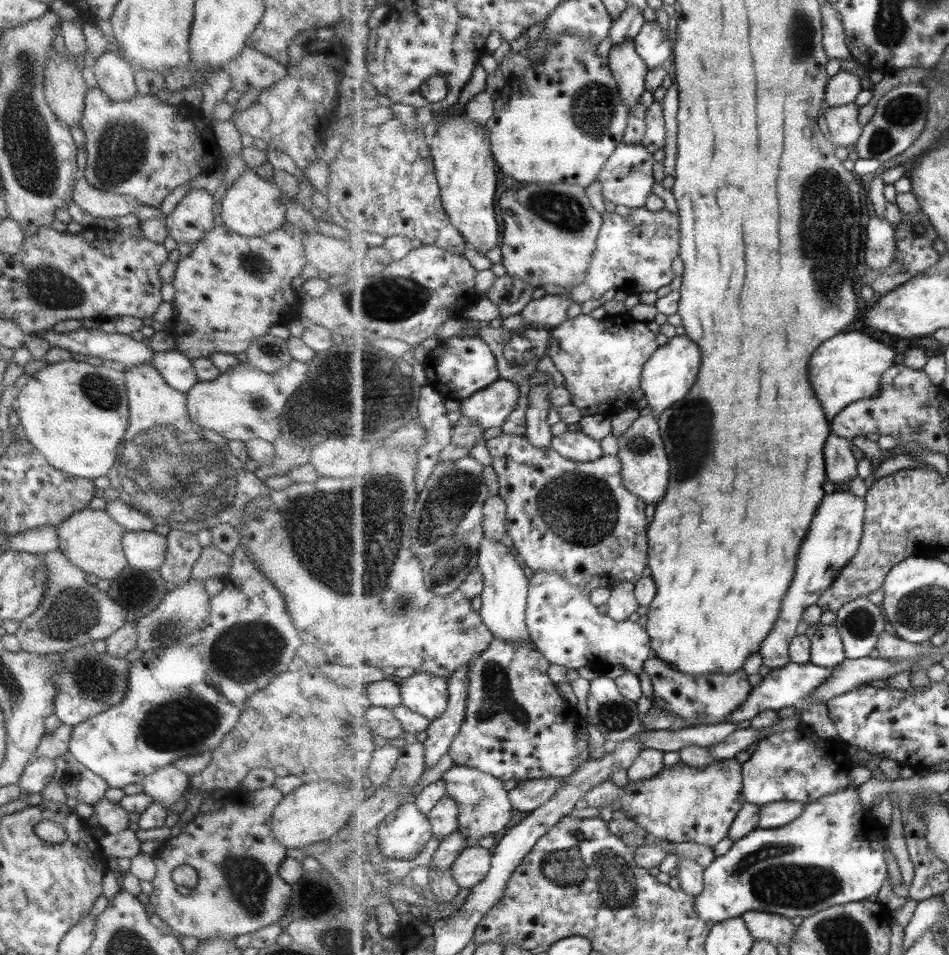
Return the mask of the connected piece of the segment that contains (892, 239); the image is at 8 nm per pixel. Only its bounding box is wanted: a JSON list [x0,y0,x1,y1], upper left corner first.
[867,217,898,269]

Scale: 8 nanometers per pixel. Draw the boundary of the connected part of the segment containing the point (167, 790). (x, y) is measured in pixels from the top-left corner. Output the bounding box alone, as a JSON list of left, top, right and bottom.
[140,763,190,810]

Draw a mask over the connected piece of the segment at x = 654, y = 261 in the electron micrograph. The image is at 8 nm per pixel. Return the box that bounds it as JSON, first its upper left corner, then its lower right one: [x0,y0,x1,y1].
[567,208,681,302]

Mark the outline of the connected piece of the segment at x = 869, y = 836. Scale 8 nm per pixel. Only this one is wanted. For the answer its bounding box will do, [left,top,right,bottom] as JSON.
[698,784,890,922]

